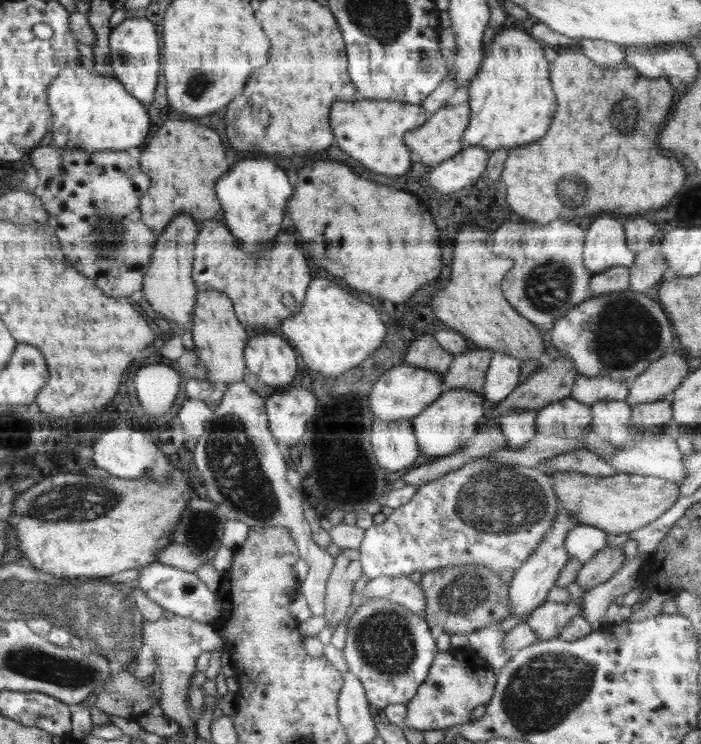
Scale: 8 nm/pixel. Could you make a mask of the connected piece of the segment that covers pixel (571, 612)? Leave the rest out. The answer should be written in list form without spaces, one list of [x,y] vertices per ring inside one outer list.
[[[547,601],[530,613],[526,623],[538,641],[552,640],[559,636],[572,617],[580,615],[580,610],[576,601]]]

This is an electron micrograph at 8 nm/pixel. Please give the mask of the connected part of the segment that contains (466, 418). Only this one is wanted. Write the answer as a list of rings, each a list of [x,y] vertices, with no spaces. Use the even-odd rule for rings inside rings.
[[[470,390],[443,392],[431,405],[411,419],[418,448],[422,454],[445,457],[460,451],[477,430],[479,420],[489,413],[490,405],[482,395]]]

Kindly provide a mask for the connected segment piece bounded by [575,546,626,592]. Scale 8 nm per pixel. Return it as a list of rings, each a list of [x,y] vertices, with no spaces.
[[[606,546],[601,552],[598,552],[581,567],[578,572],[575,583],[583,588],[584,591],[591,590],[600,584],[603,584],[614,575],[623,566],[624,556],[623,546]]]

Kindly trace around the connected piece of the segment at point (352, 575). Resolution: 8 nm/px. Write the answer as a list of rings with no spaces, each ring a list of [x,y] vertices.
[[[342,549],[335,557],[334,565],[325,587],[324,617],[326,626],[336,630],[351,606],[354,584],[363,575],[361,555],[358,549]]]

